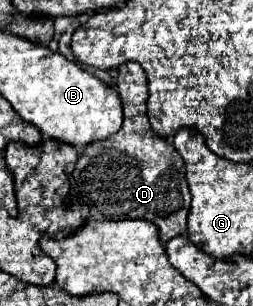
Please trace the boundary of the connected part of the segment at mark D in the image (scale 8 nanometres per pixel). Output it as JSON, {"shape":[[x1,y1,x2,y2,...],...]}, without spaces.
{"shape":[[129,60,117,68,117,90,123,102,121,130,111,138,91,142,91,146,85,146,85,152,75,162,73,178,79,186,85,204,89,206,91,218,93,220,131,220,131,218,151,220,153,224,157,224,163,242,179,234,187,234,187,214,189,214,191,194,185,180,185,162,167,138,161,138,151,130,147,118,147,76,139,62]]}

